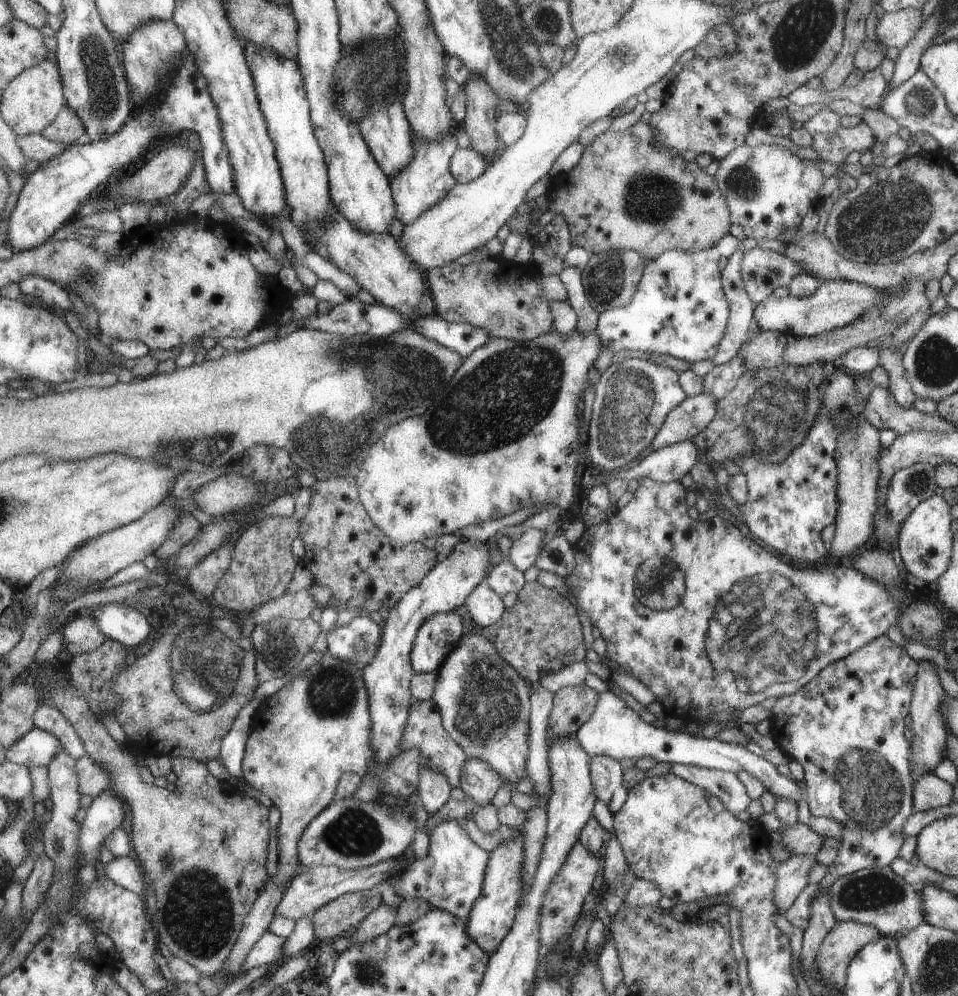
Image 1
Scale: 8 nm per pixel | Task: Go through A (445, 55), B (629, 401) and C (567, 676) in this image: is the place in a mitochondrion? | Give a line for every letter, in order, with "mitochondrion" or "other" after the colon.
A: other
B: mitochondrion
C: other

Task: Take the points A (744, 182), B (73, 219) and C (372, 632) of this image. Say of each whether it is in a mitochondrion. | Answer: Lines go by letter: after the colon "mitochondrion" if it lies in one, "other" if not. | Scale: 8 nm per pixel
A: mitochondrion
B: other
C: other

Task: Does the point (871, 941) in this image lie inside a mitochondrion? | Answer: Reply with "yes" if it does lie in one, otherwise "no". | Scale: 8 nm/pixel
no

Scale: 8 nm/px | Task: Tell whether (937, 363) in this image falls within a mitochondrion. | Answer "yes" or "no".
yes

